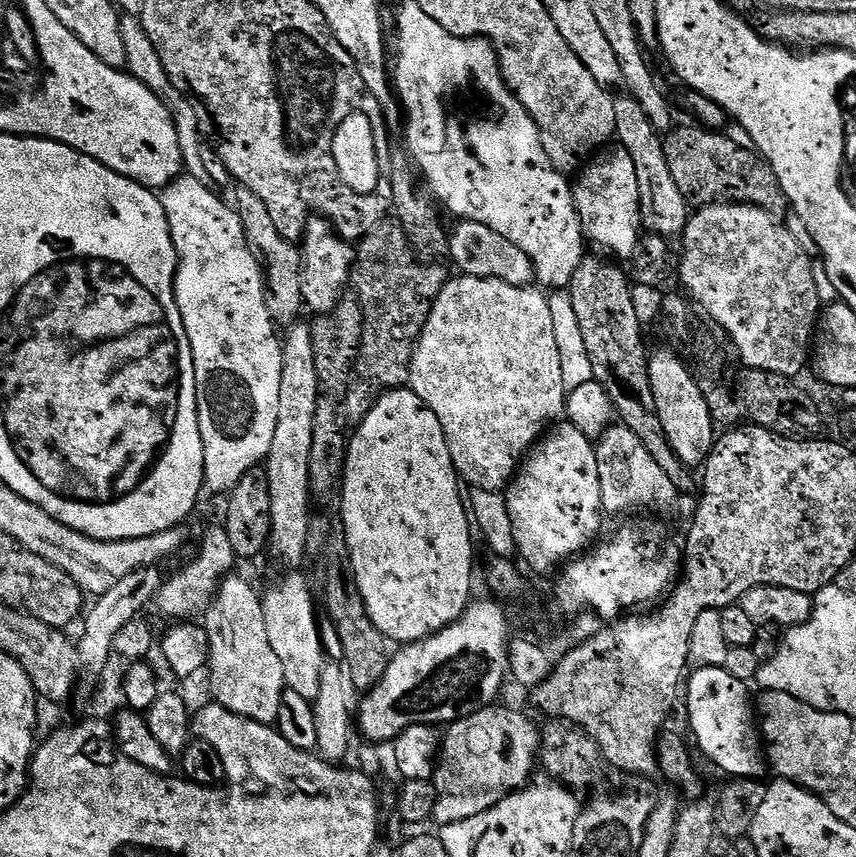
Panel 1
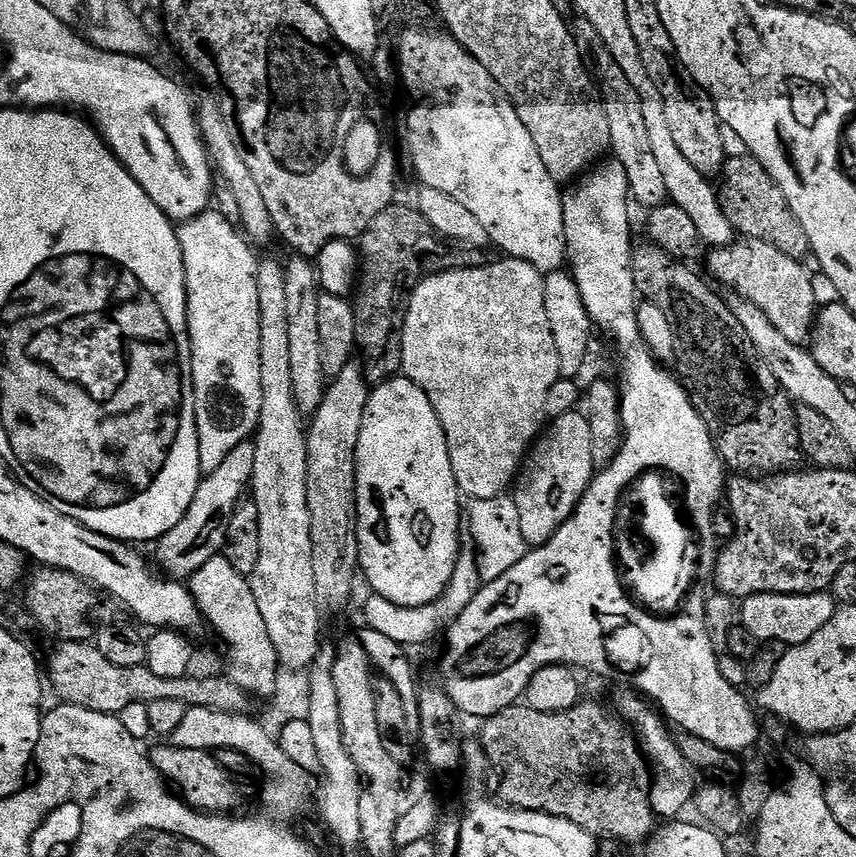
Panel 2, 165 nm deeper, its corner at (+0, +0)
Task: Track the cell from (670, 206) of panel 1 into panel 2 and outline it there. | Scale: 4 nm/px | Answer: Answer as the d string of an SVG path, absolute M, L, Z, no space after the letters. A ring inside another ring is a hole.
M582 18L577 19L577 24L573 23L571 30L574 42L578 46L578 54L588 68L600 104L604 107L606 122L610 122L610 152L626 170L631 199L635 203L637 200L644 210L657 208L659 204L668 200L668 191L650 147L650 138L646 134L646 122L642 119L642 102L638 98L638 90L630 86L630 78L622 74L622 69L619 68L618 62L614 62L610 50L606 50L606 42L602 42L598 30L594 30L590 22Z

